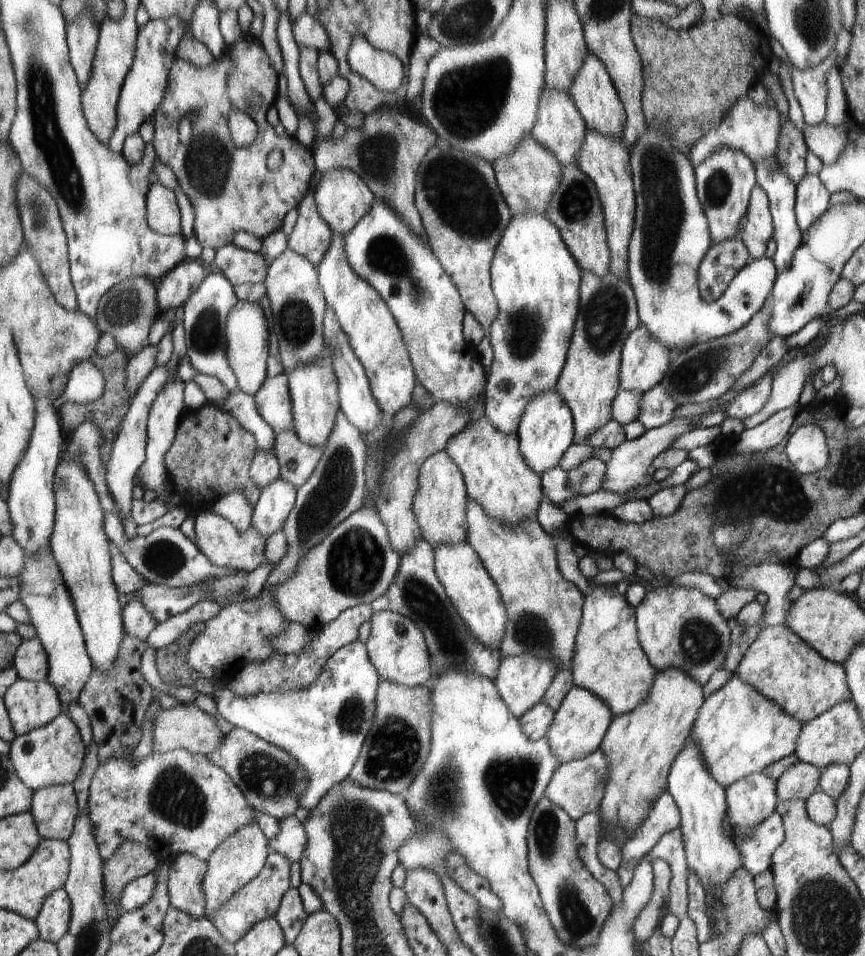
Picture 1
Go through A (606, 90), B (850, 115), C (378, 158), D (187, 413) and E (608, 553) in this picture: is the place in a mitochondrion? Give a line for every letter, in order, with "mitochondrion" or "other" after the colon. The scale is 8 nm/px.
A: other
B: other
C: mitochondrion
D: other
E: other

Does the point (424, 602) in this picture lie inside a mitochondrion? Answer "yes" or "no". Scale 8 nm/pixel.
yes

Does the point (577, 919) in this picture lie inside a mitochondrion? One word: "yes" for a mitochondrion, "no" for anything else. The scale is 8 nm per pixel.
yes

